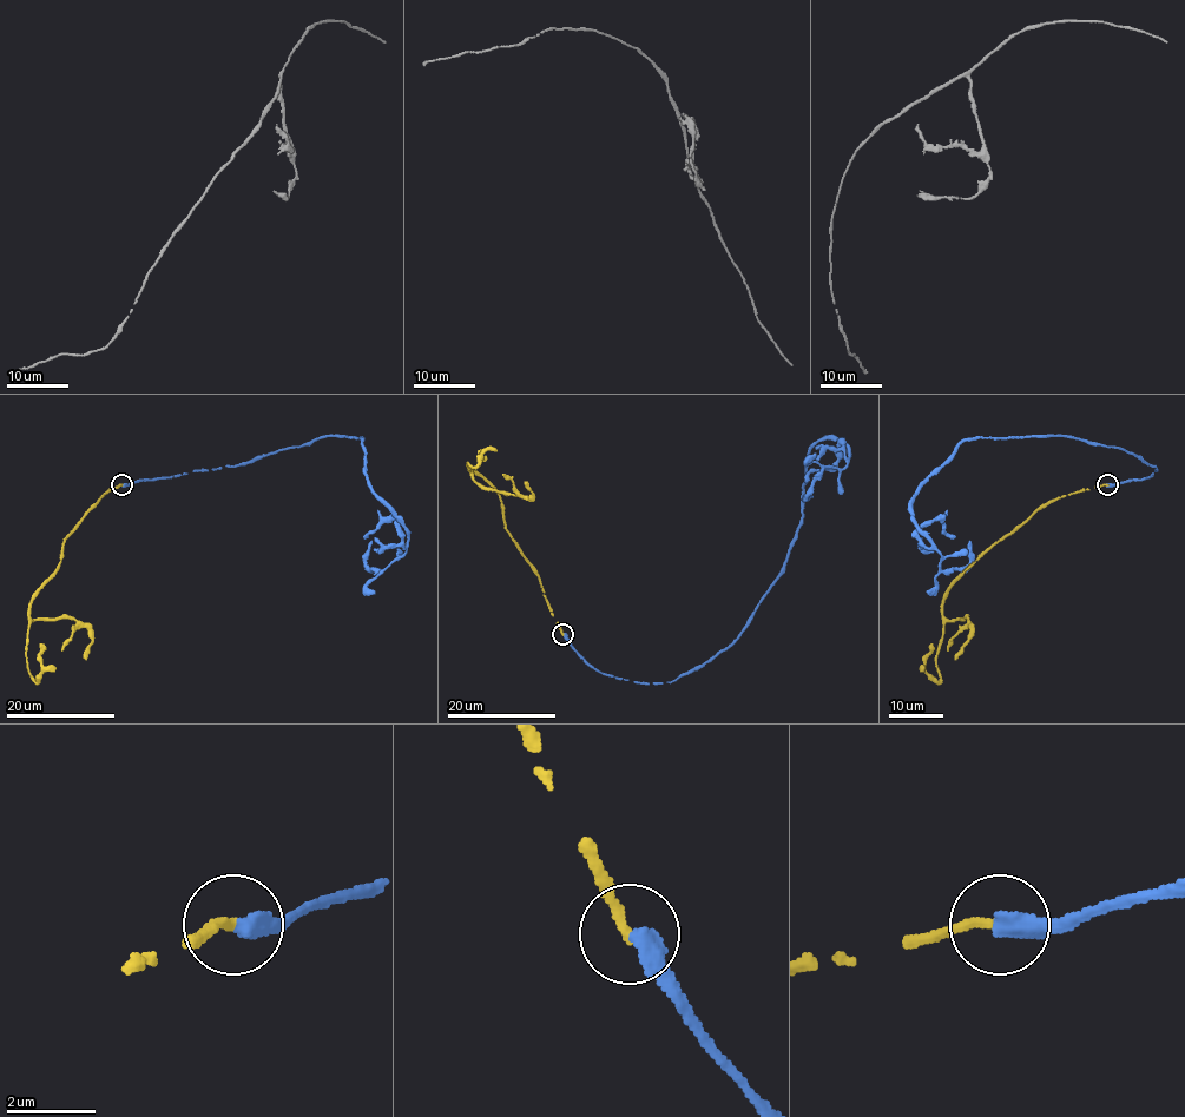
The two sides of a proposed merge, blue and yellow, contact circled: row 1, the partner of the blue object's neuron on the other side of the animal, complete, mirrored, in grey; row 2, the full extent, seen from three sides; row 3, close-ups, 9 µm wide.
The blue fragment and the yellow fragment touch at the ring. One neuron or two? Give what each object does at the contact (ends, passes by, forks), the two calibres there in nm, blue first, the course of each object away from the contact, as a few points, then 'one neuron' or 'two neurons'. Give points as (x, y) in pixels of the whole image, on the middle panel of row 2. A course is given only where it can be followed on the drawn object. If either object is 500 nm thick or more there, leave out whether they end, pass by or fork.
blue ends | yellow ends | 400/220 nm | blue via (563, 634), (599, 672), (690, 673), (778, 575), (808, 451), (838, 438), (848, 462), (823, 469), (812, 497) | yellow via (563, 634), (537, 572), (507, 530), (500, 496), (468, 469), (467, 463), (476, 467), (482, 451), (482, 460) | two neurons

